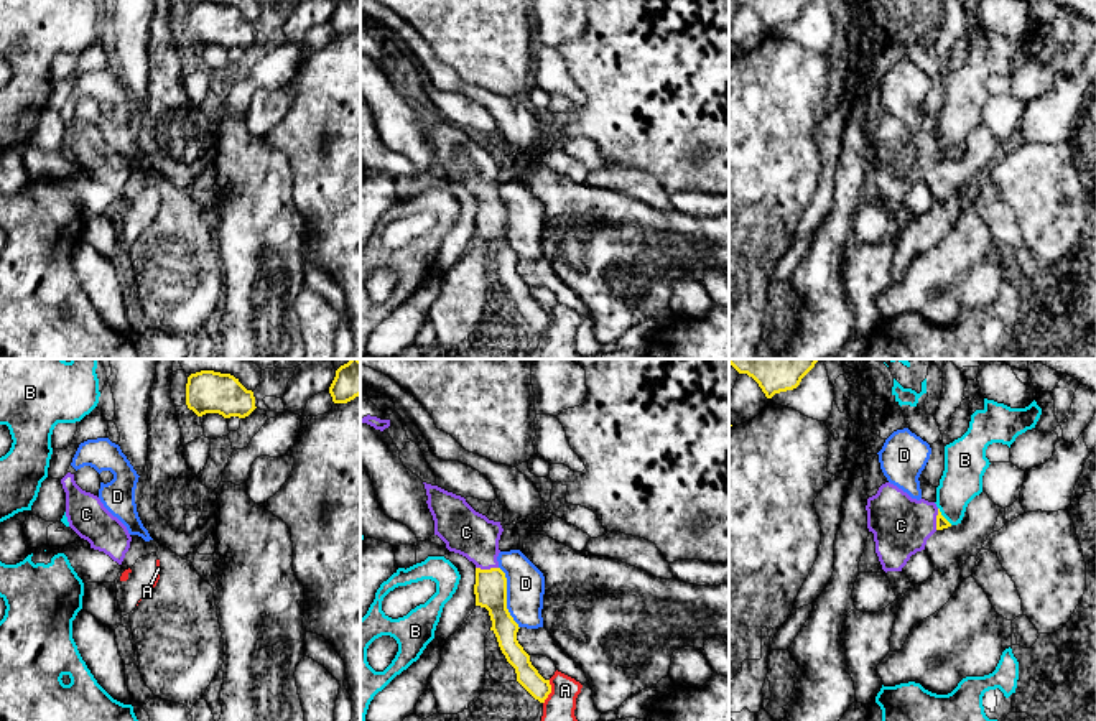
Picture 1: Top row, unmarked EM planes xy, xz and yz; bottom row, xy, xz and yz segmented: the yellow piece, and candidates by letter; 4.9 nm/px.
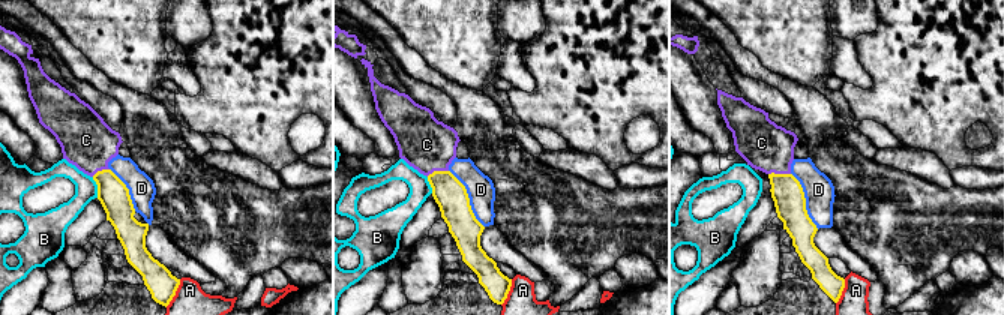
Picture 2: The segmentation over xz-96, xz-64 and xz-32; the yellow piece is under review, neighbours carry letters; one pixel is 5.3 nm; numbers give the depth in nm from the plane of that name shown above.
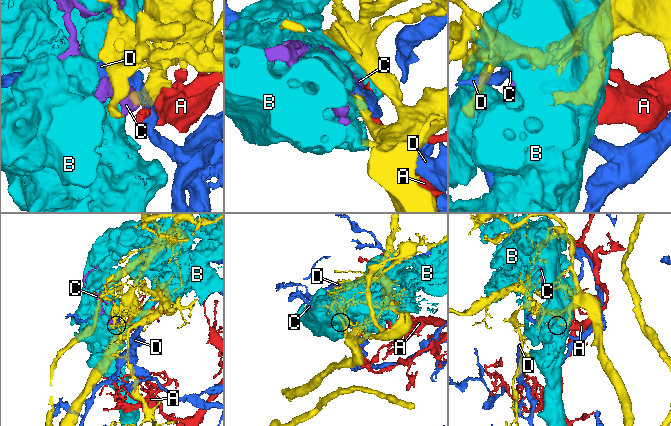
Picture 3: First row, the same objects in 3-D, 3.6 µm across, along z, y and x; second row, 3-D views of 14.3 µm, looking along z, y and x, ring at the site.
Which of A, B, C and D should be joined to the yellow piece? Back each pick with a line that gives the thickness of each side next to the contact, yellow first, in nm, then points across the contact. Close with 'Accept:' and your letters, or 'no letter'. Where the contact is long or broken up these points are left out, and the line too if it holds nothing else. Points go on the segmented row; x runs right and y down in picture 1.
C: 160 nm thick on the yellow side, 220 nm on the other; runs through xz (491, 585), (487, 570), (482, 548), (466, 532)
Accept: C

